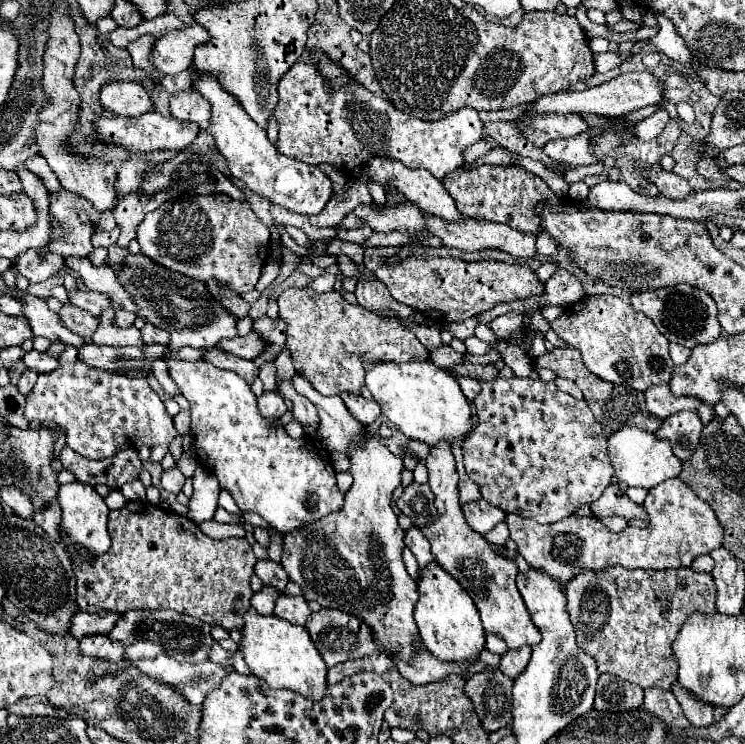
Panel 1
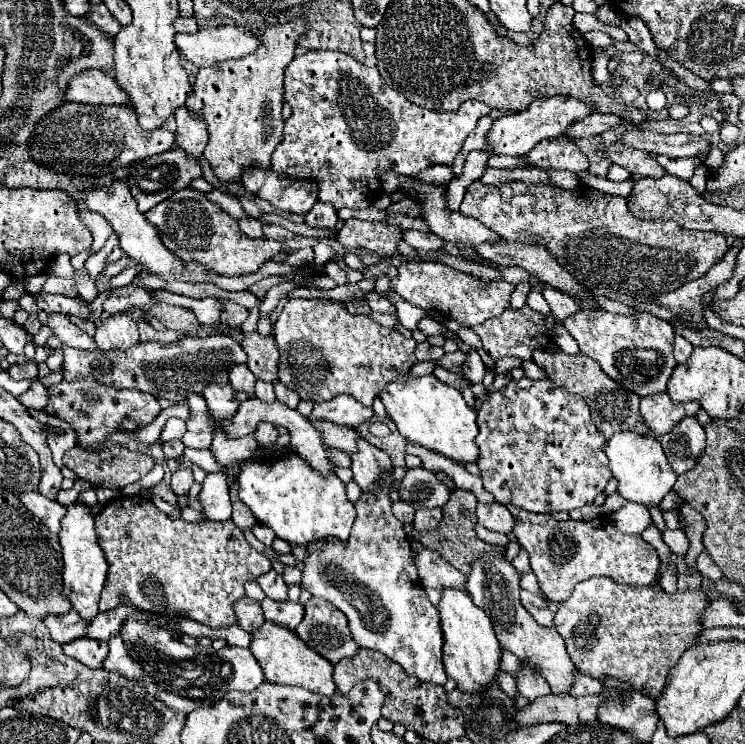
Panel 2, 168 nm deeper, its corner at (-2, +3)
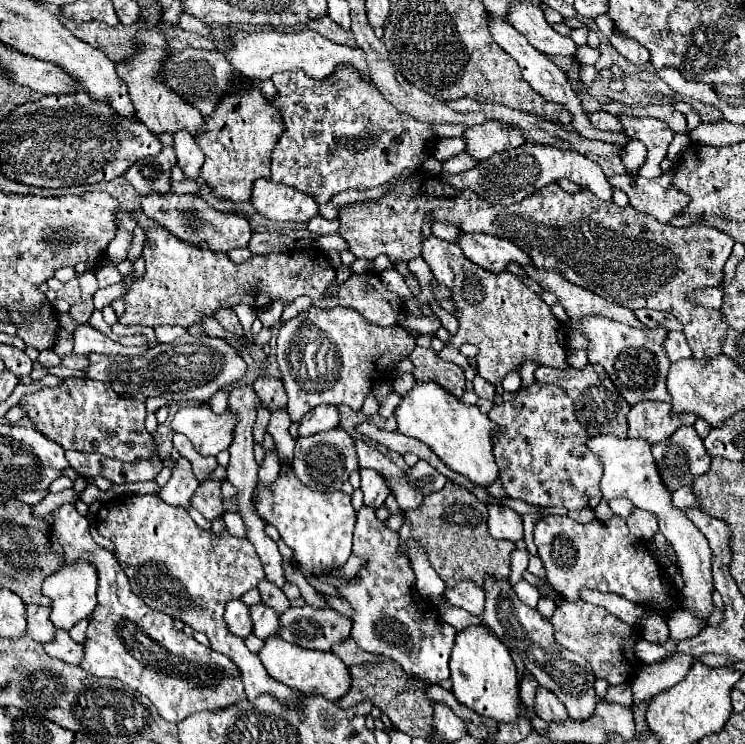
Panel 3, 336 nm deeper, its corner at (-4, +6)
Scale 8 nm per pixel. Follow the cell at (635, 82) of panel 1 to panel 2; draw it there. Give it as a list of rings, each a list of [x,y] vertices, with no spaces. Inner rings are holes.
[[[552,96],[552,98],[536,100],[536,104],[530,106],[528,110],[508,114],[508,116],[494,120],[494,124],[490,126],[490,130],[486,134],[486,146],[488,146],[486,152],[498,154],[498,156],[524,156],[538,142],[564,136],[570,124],[574,124],[590,114],[590,108],[592,106],[582,104],[580,100],[574,100],[572,96]]]

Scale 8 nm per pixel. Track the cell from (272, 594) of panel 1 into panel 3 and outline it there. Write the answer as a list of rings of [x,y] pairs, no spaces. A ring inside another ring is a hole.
[[[242,599],[228,601],[224,619],[228,623],[228,629],[238,637],[248,637],[252,633],[252,617],[248,617],[248,605]]]

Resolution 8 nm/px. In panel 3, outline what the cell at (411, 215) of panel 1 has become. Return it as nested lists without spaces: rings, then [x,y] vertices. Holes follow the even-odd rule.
[[[422,237],[422,257],[430,265],[432,275],[438,283],[452,291],[452,303],[456,307],[456,319],[460,331],[452,337],[452,343],[474,343],[480,347],[478,355],[478,375],[500,385],[506,373],[522,365],[524,359],[534,359],[540,365],[550,365],[558,369],[568,369],[566,363],[566,327],[552,313],[550,307],[540,301],[540,297],[530,291],[512,273],[488,273],[476,263],[468,261],[456,243]]]

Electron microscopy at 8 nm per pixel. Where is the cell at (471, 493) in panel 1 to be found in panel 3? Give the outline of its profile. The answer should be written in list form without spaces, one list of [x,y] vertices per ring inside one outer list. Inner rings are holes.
[[[448,481],[440,493],[432,493],[430,497],[424,499],[424,503],[416,511],[406,513],[406,521],[400,527],[400,551],[402,553],[406,551],[402,545],[408,539],[414,539],[414,541],[422,543],[428,551],[428,559],[430,559],[434,571],[444,579],[444,583],[448,587],[456,585],[462,579],[470,579],[470,581],[474,581],[476,585],[482,587],[482,581],[484,581],[486,573],[490,573],[498,579],[506,579],[508,571],[510,571],[510,553],[516,547],[510,541],[496,541],[494,537],[490,537],[490,533],[486,529],[486,517],[488,517],[488,507],[482,501],[478,501],[468,489]]]

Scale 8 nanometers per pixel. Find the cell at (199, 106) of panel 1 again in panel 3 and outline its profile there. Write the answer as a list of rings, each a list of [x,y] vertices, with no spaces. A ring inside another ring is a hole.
[[[180,129],[180,133],[174,133],[174,149],[178,157],[178,167],[188,179],[196,179],[204,163],[204,153],[196,145],[196,137],[192,137],[188,129]]]

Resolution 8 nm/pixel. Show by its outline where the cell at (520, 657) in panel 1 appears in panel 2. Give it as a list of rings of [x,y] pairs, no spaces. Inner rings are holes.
[[[522,664],[522,670],[518,672],[516,682],[518,682],[518,692],[524,698],[528,698],[530,702],[540,698],[540,696],[550,694],[550,688],[548,688],[546,680],[542,676],[538,676],[538,672],[534,672],[534,668],[530,668],[526,664]]]

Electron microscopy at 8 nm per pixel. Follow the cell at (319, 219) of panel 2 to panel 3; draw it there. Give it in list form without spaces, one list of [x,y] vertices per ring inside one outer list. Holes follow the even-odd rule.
[[[314,217],[312,221],[308,221],[308,231],[312,231],[312,233],[316,233],[316,235],[334,235],[336,231],[338,231],[338,227],[340,227],[340,221],[338,219],[334,219],[334,221],[326,221],[324,217]]]

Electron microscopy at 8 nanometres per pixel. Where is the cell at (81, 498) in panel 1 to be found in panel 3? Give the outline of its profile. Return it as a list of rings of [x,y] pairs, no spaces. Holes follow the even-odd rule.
[[[88,561],[64,563],[60,571],[46,577],[42,583],[42,593],[52,599],[52,617],[50,617],[52,623],[58,629],[70,631],[78,621],[88,619],[96,609],[96,587],[98,587],[96,567],[88,565]]]

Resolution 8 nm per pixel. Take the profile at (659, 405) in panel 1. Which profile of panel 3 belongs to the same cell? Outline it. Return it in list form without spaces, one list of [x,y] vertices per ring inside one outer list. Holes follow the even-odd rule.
[[[642,401],[632,405],[628,413],[628,437],[642,437],[648,443],[658,443],[668,439],[678,427],[694,425],[694,421],[694,413],[674,415],[670,403]]]

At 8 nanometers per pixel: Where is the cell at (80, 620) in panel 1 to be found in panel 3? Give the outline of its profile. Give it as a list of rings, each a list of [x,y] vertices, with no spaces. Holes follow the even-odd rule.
[[[26,605],[26,621],[28,621],[28,635],[40,643],[52,641],[54,633],[58,631],[50,621],[50,607]]]

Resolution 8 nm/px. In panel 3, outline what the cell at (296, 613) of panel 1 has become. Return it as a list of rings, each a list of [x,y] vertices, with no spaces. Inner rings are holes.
[[[258,603],[250,607],[250,615],[254,621],[254,635],[260,639],[268,639],[270,635],[276,635],[280,629],[280,613],[274,609],[268,609],[268,605]]]

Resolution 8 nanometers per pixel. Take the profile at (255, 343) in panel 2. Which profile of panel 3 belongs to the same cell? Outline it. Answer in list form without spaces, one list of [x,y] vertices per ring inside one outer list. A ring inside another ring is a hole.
[[[260,375],[254,381],[254,389],[256,389],[258,397],[262,399],[262,403],[266,403],[272,411],[278,407],[286,407],[286,391],[284,391],[284,385],[280,379]]]

